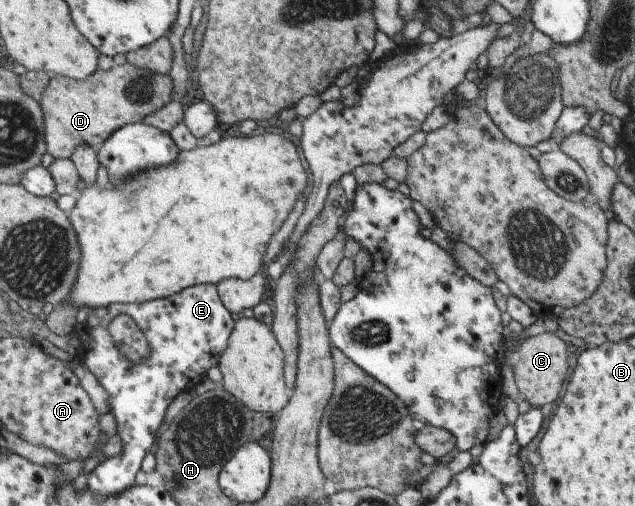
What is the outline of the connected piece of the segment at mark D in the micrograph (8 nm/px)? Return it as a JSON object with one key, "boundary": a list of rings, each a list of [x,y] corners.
{"boundary":[[[128,61],[108,70],[98,69],[86,80],[54,75],[40,99],[46,119],[48,153],[56,160],[71,158],[82,144],[98,150],[117,130],[143,122],[148,115],[174,101],[175,91],[171,74],[138,68]]]}

